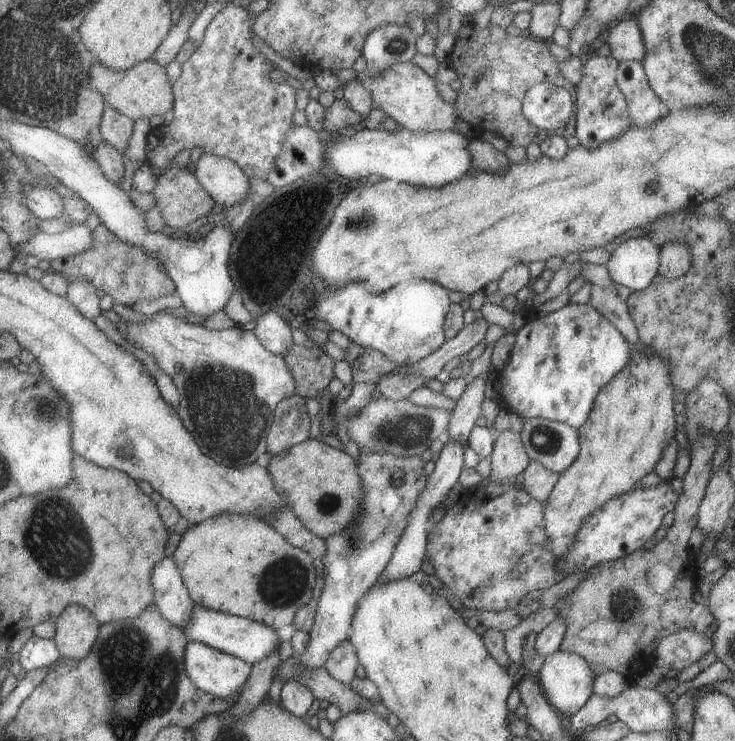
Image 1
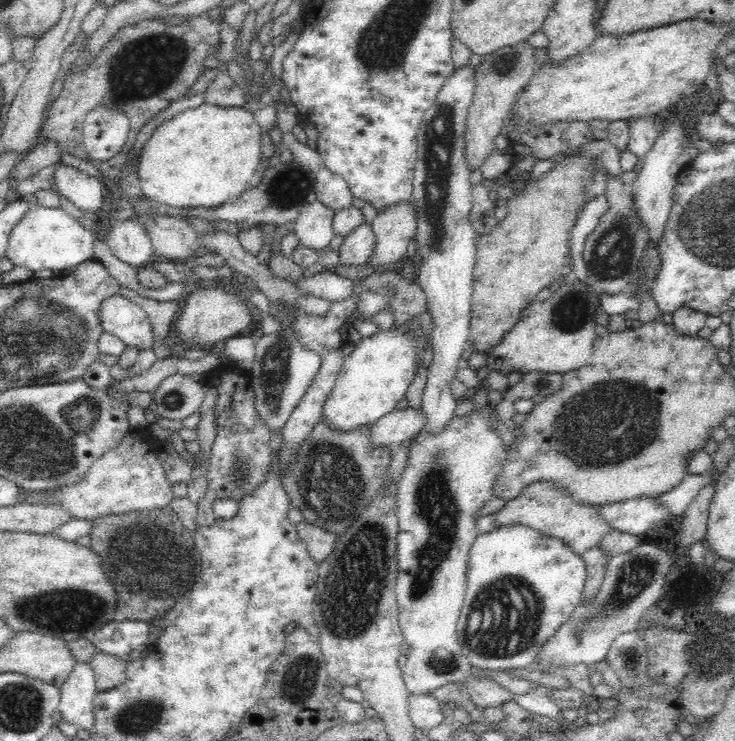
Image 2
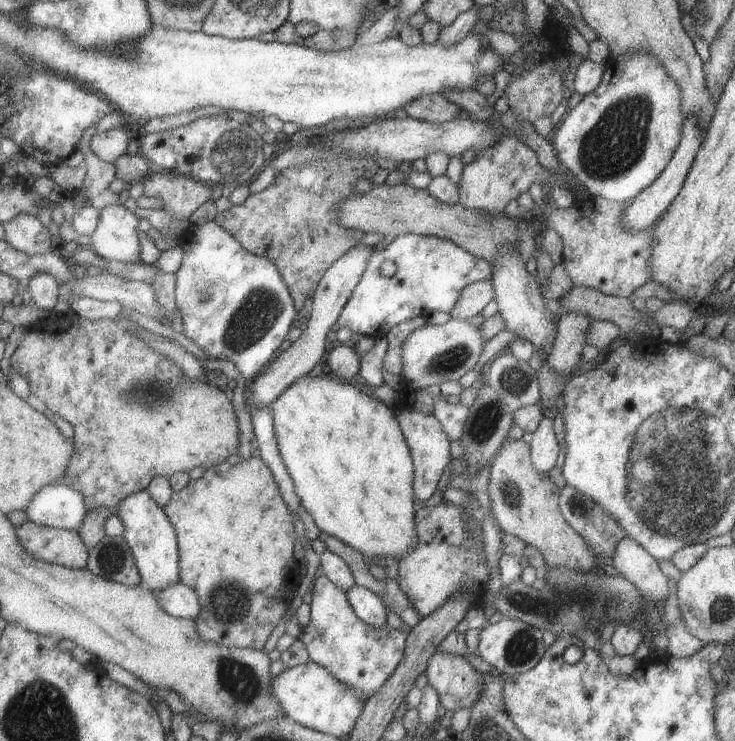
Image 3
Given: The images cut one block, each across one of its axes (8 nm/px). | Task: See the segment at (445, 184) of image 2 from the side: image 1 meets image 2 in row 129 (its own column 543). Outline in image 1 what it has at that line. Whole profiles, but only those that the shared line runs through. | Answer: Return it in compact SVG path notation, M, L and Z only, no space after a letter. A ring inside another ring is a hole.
M542 417L524 420L520 436L529 458L558 474L562 474L581 451L578 429Z

